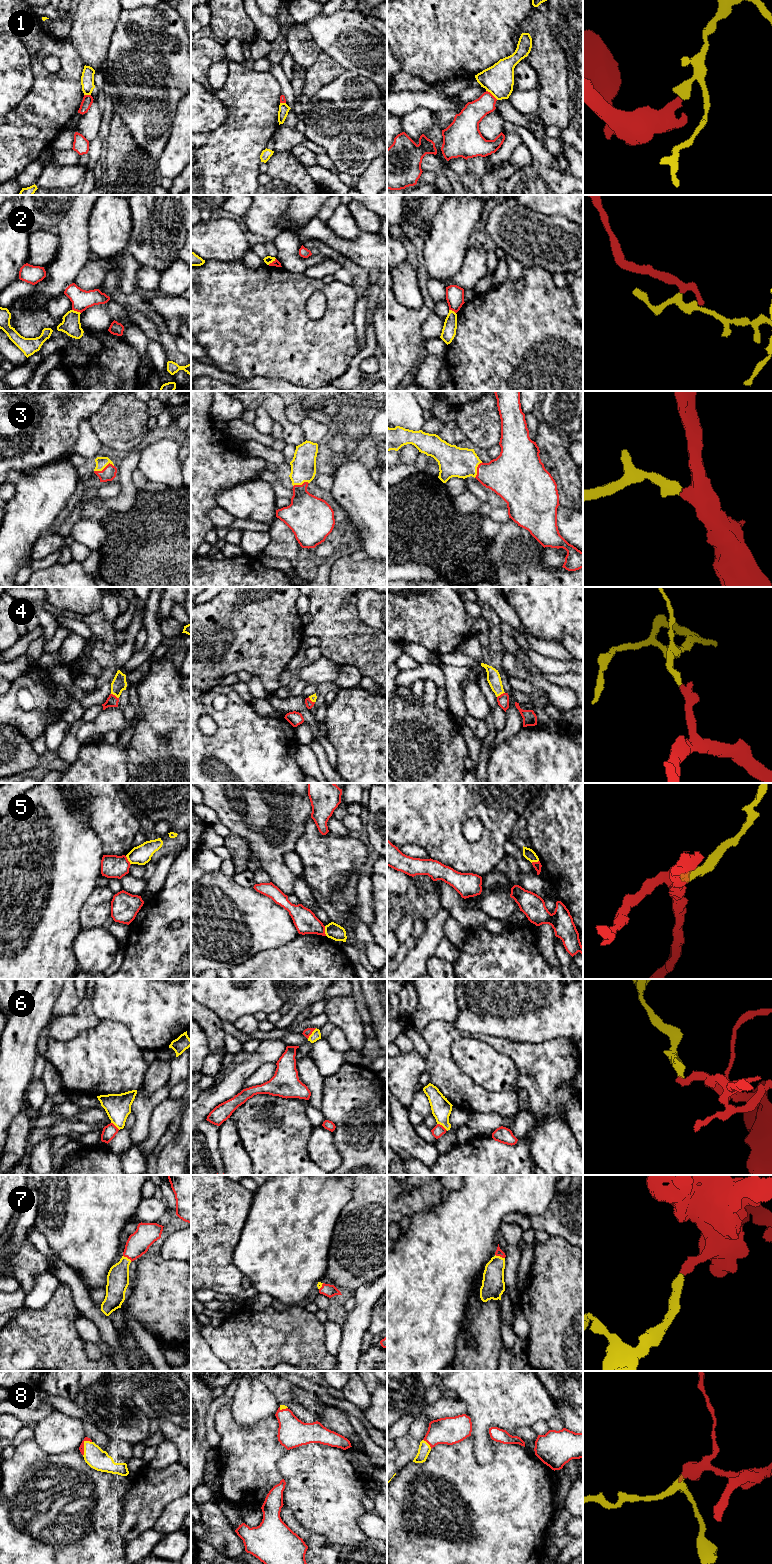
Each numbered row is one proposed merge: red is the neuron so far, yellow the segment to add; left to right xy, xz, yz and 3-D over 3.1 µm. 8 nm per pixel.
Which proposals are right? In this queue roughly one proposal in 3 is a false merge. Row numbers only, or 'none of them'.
3, 4, 7, 8

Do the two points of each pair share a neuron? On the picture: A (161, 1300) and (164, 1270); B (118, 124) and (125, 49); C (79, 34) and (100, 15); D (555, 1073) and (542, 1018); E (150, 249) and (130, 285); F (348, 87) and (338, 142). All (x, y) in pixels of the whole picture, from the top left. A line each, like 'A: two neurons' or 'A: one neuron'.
A: one neuron
B: two neurons
C: one neuron
D: two neurons
E: two neurons
F: one neuron

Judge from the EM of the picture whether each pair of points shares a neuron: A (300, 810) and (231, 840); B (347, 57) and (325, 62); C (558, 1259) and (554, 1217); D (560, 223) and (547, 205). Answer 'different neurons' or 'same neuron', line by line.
A: different neurons
B: different neurons
C: different neurons
D: different neurons

